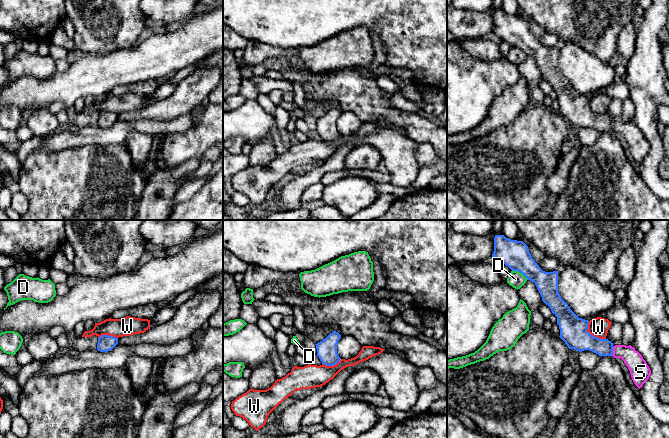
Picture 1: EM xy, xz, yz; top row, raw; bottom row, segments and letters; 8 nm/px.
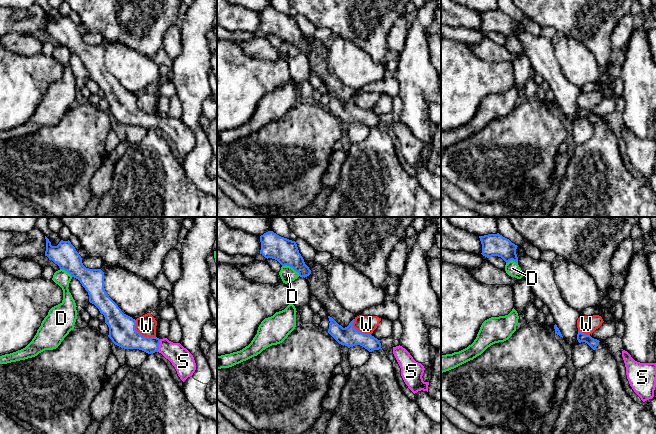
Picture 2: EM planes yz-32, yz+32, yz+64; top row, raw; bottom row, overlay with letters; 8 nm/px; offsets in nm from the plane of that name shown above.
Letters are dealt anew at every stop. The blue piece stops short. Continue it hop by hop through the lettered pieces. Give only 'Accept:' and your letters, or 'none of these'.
Accept: S

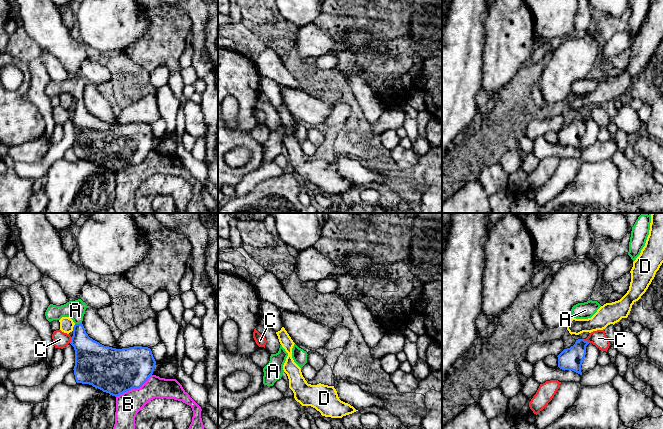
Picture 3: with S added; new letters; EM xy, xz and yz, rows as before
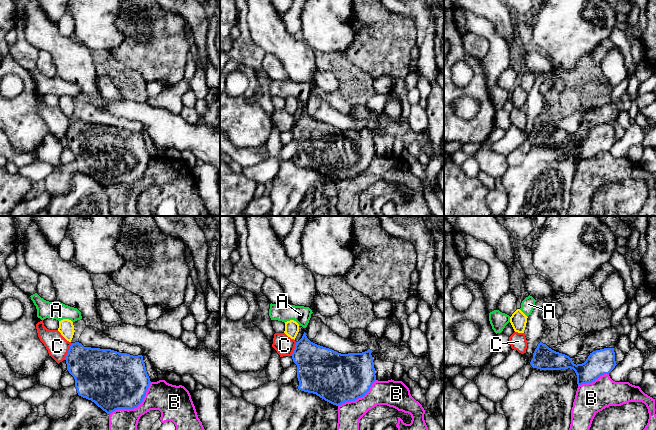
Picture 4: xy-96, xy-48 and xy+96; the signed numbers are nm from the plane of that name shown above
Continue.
Accept: A

